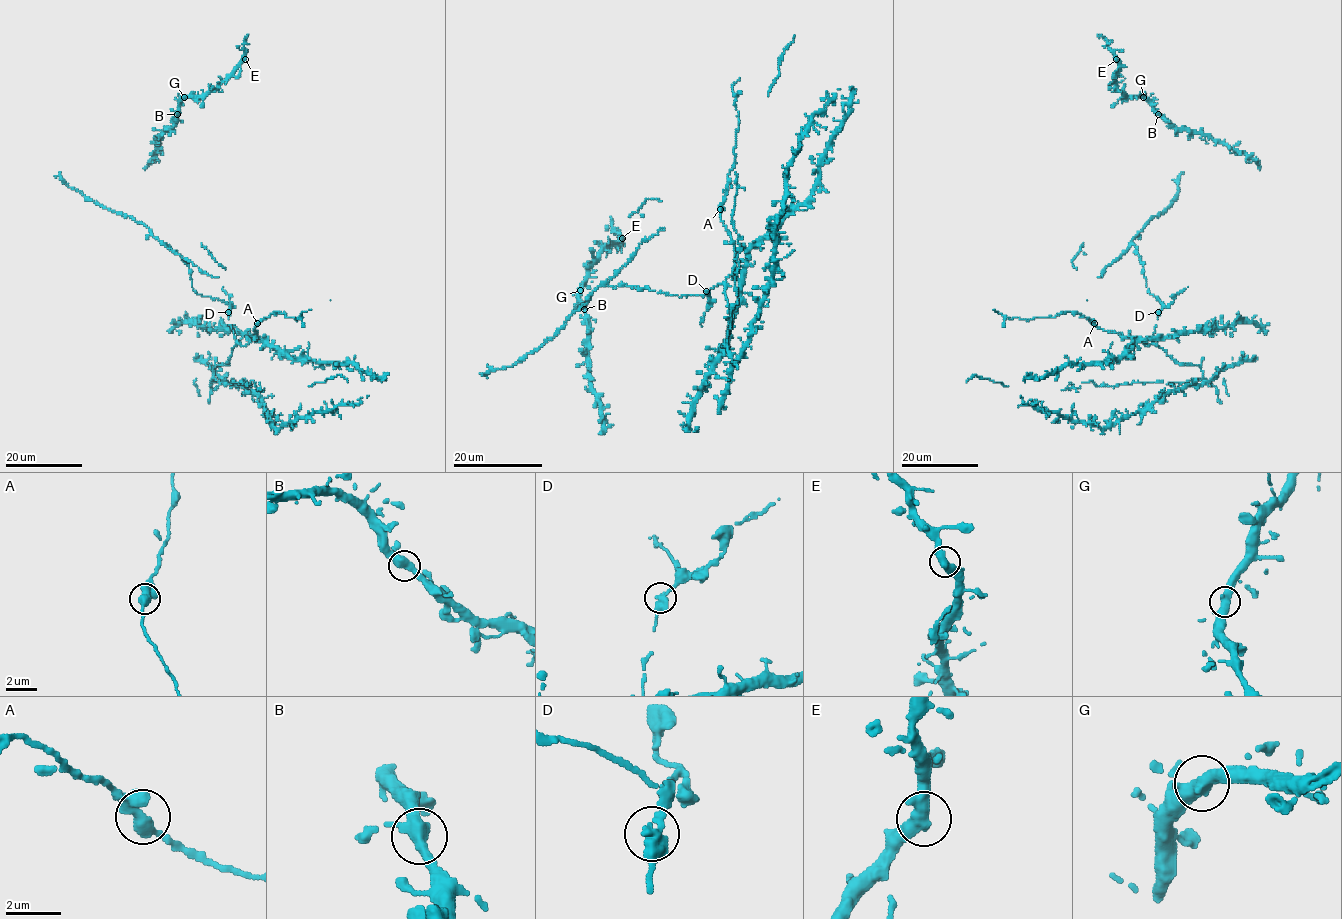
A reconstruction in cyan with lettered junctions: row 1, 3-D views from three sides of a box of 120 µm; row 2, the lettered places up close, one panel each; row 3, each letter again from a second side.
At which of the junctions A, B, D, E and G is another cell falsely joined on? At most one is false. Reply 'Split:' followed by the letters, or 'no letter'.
Split: D

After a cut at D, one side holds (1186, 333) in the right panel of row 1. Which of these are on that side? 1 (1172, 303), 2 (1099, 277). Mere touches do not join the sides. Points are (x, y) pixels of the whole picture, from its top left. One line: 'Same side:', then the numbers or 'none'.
Same side: none

